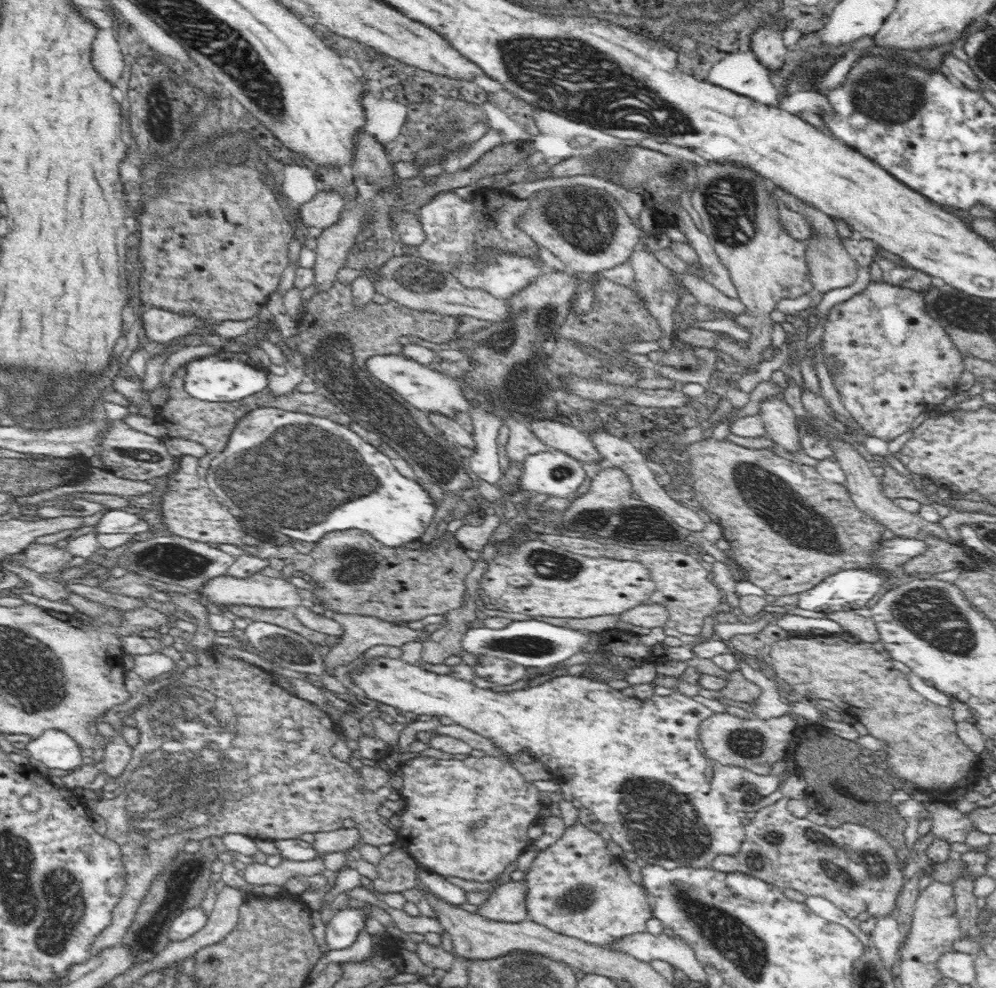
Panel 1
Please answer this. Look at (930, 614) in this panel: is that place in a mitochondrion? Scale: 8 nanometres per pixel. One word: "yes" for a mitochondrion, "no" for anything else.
yes

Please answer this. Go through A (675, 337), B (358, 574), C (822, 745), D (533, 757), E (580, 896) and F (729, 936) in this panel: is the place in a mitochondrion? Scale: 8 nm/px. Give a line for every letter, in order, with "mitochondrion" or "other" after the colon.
A: other
B: mitochondrion
C: other
D: other
E: mitochondrion
F: mitochondrion

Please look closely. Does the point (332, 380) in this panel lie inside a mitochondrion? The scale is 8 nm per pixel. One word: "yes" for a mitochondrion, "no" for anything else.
yes

